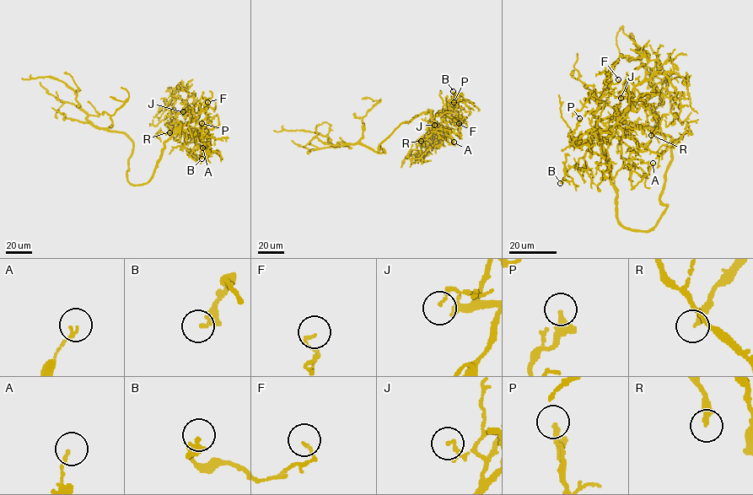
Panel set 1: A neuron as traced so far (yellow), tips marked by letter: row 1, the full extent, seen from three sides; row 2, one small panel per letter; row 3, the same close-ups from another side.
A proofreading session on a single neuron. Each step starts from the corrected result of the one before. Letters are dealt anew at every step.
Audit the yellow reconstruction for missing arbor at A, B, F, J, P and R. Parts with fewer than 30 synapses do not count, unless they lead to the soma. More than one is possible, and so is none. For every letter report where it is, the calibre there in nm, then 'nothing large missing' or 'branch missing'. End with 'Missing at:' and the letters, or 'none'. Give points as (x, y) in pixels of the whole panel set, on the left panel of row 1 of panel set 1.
A: at (202, 147); 130 nm thick; nothing large missing
B: at (201, 158); 320 nm thick; nothing large missing
F: at (207, 102); 100 nm thick; nothing large missing
J: at (183, 111); 110 nm thick; nothing large missing
P: at (201, 123); 260 nm thick; nothing large missing
R: at (169, 132); 320 nm thick; nothing large missing
Missing at: none

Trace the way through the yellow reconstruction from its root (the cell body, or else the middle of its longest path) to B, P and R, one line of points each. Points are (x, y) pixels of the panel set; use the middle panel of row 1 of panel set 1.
B: (384, 141), (422, 113), (430, 110), (432, 118), (449, 109), (459, 98), (453, 91)
P: (384, 141), (401, 122), (408, 122), (429, 110), (432, 118), (453, 107), (453, 96), (454, 102)
R: (384, 141), (401, 122), (430, 110), (432, 122), (427, 137), (432, 145), (424, 142), (419, 145), (421, 141)

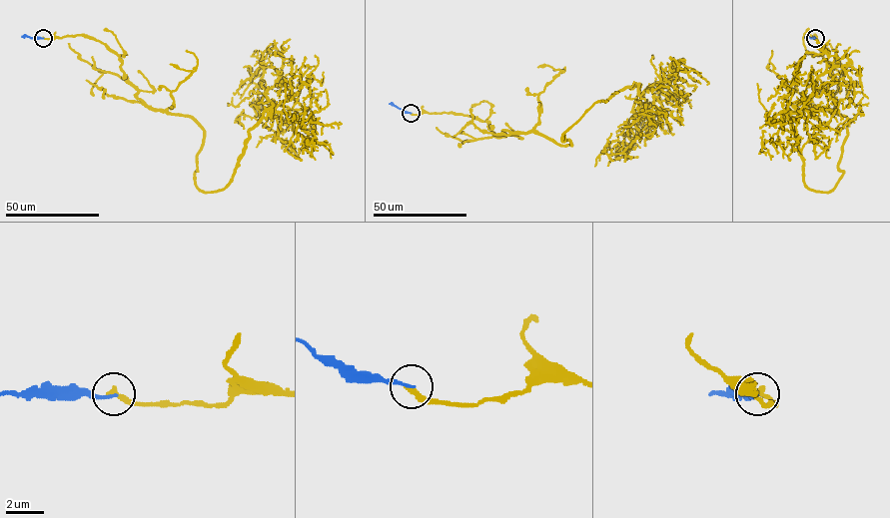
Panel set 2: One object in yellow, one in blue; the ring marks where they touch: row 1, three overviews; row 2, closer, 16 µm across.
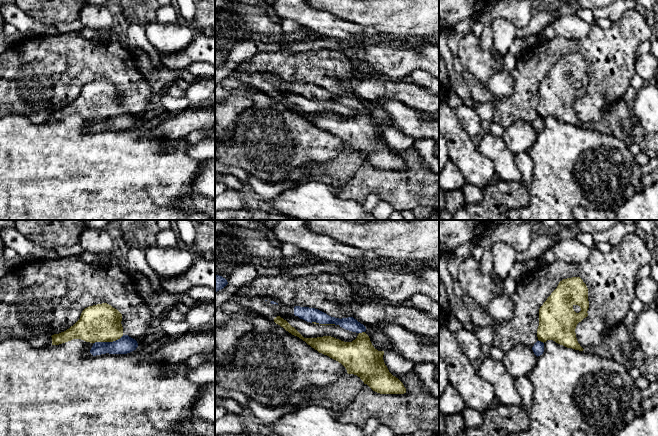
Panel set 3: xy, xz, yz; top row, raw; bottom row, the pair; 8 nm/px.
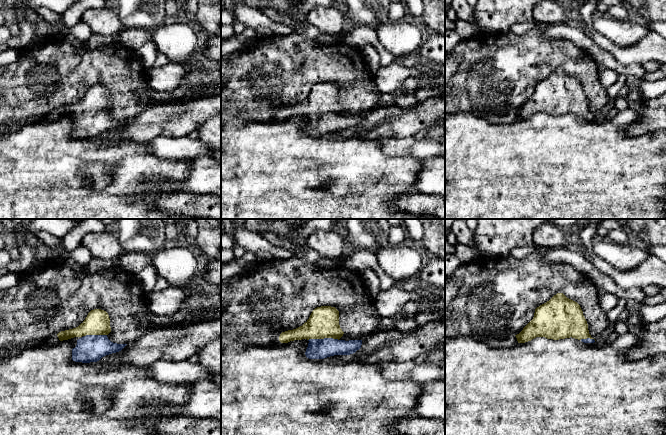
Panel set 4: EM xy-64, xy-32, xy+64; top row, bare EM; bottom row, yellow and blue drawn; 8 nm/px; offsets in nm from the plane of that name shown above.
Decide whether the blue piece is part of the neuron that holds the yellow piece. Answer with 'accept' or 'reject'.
accept

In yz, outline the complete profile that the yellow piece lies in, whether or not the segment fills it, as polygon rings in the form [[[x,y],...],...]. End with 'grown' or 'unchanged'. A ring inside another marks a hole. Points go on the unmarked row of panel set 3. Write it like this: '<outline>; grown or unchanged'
[[[580,53],[563,55],[539,85],[538,117],[532,123],[538,133],[544,128],[544,119],[553,116],[567,124],[583,127],[577,117],[575,105],[579,98],[588,92],[588,64]]]; grown

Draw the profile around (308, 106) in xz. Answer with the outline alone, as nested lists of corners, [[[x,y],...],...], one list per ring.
[[[284,89],[278,92],[286,96],[294,103],[304,114],[317,114],[331,112],[344,118],[352,118],[359,109],[346,106],[338,101],[320,101],[307,98],[300,94],[293,94]]]

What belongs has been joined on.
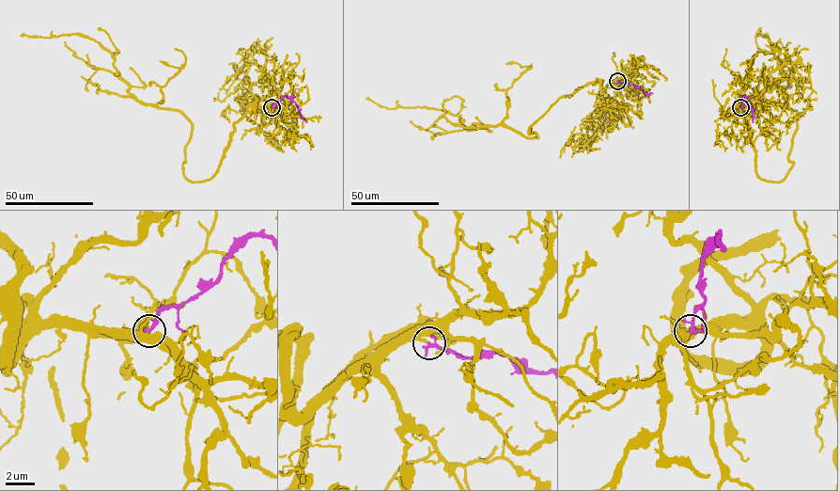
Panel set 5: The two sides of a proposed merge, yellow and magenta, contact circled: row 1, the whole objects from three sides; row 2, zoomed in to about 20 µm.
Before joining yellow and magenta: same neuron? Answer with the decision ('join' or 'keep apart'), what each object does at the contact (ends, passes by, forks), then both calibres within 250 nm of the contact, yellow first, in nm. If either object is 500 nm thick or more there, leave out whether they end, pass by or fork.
join; yellow passes by; magenta passes by; calibres 200 and 200 nm

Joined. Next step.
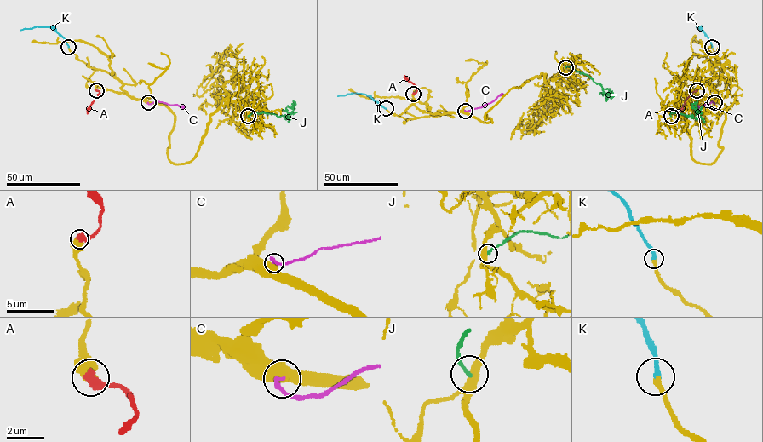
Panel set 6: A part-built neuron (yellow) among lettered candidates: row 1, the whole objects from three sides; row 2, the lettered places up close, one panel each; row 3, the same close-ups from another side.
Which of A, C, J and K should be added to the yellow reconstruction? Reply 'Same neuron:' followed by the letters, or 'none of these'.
Same neuron: A, C, K

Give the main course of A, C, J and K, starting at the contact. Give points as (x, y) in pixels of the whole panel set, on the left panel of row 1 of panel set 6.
A: (96, 90), (100, 94), (87, 113)
C: (148, 102), (160, 101), (185, 108)
J: (248, 116), (253, 112), (263, 112), (286, 117), (293, 110), (293, 100)
K: (68, 47), (65, 39), (48, 26), (20, 30)

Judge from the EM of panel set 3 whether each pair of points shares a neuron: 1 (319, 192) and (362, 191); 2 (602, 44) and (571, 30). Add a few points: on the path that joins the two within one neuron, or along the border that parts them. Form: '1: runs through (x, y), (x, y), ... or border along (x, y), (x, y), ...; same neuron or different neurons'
1: border along (339, 197), (362, 203); different neurons
2: border along (592, 28), (578, 40), (561, 36); different neurons

